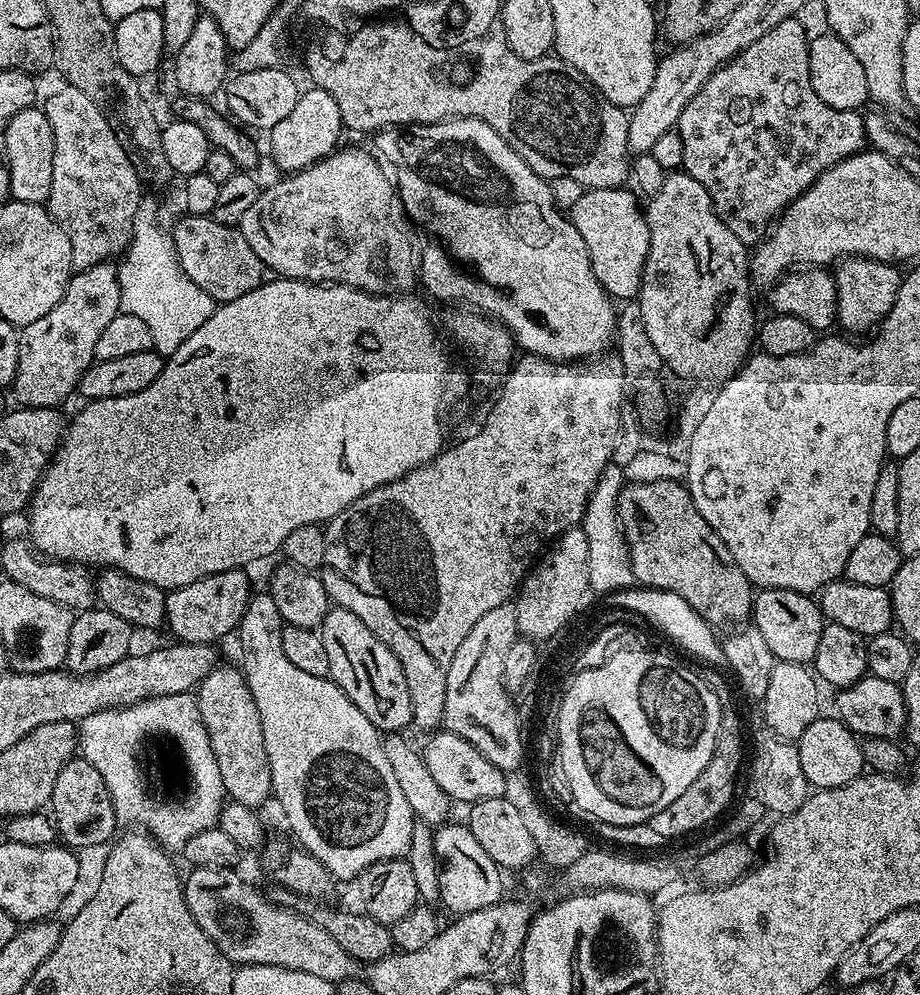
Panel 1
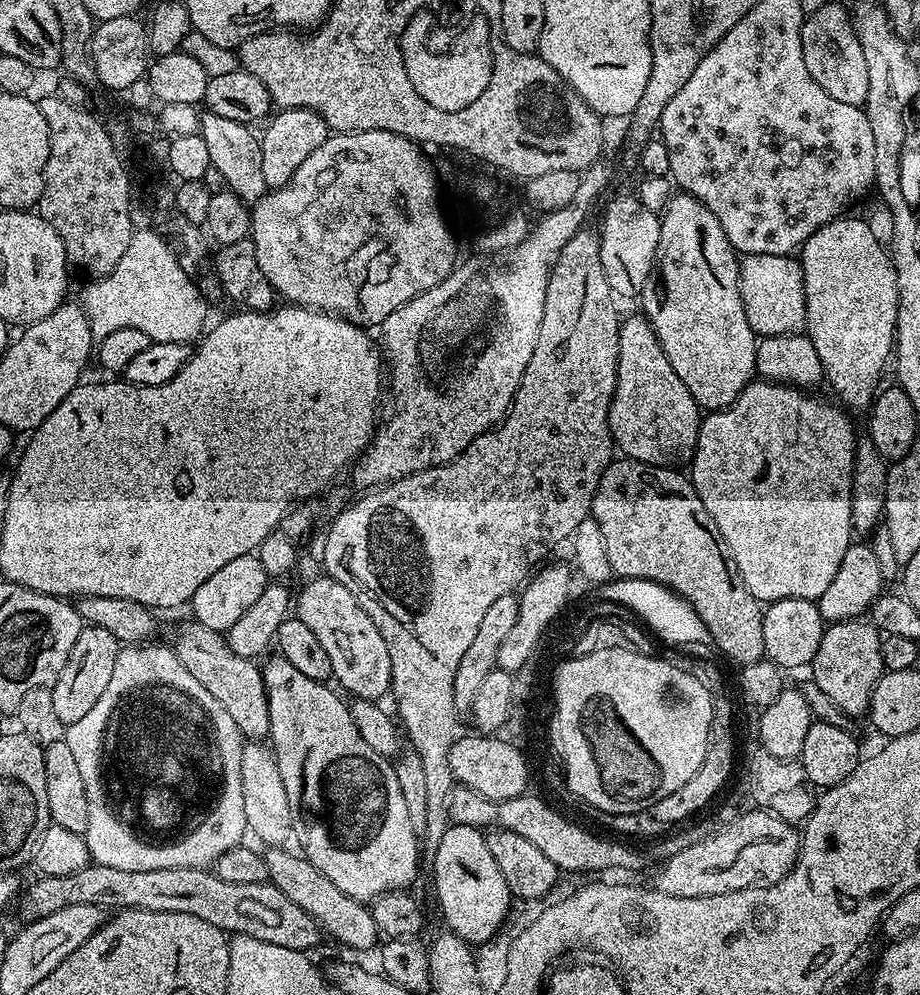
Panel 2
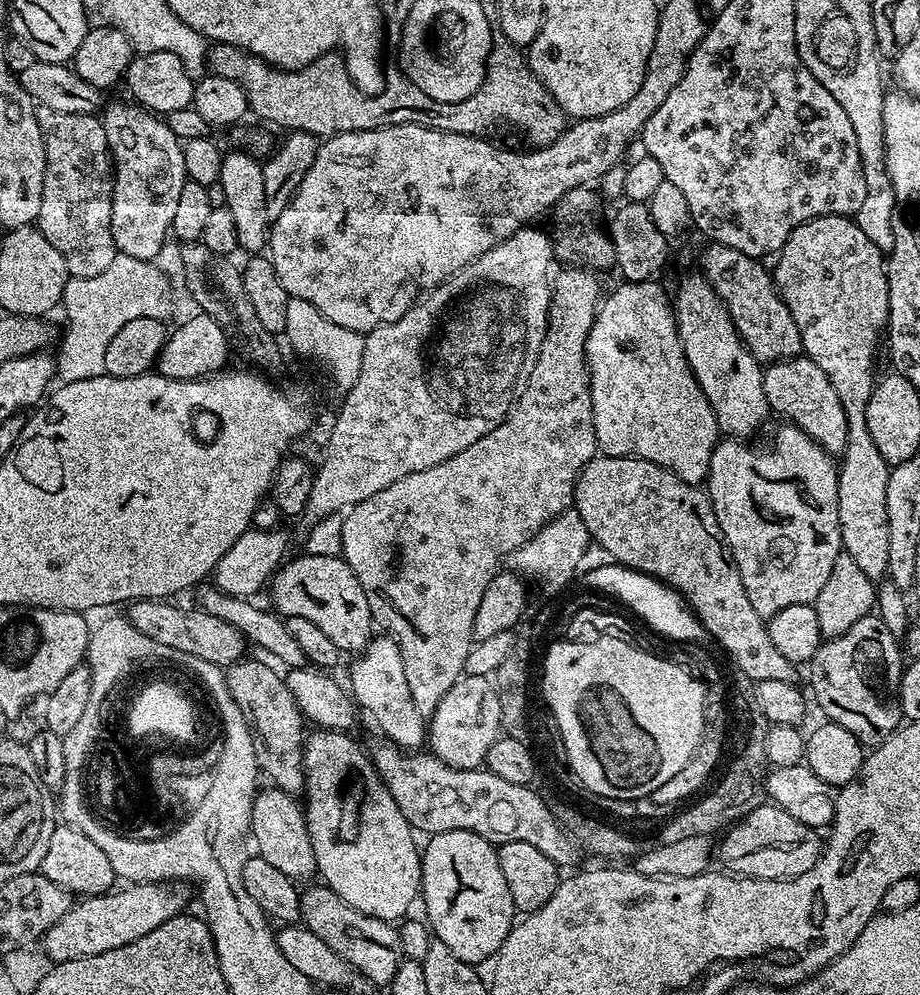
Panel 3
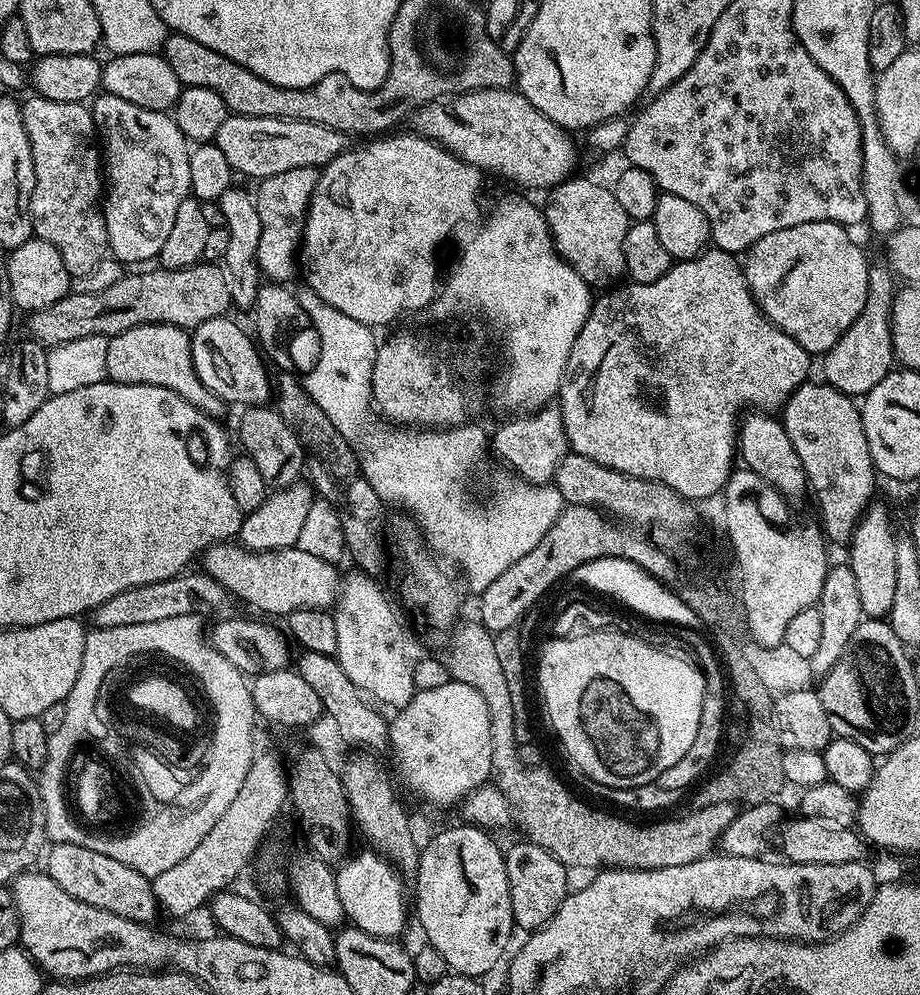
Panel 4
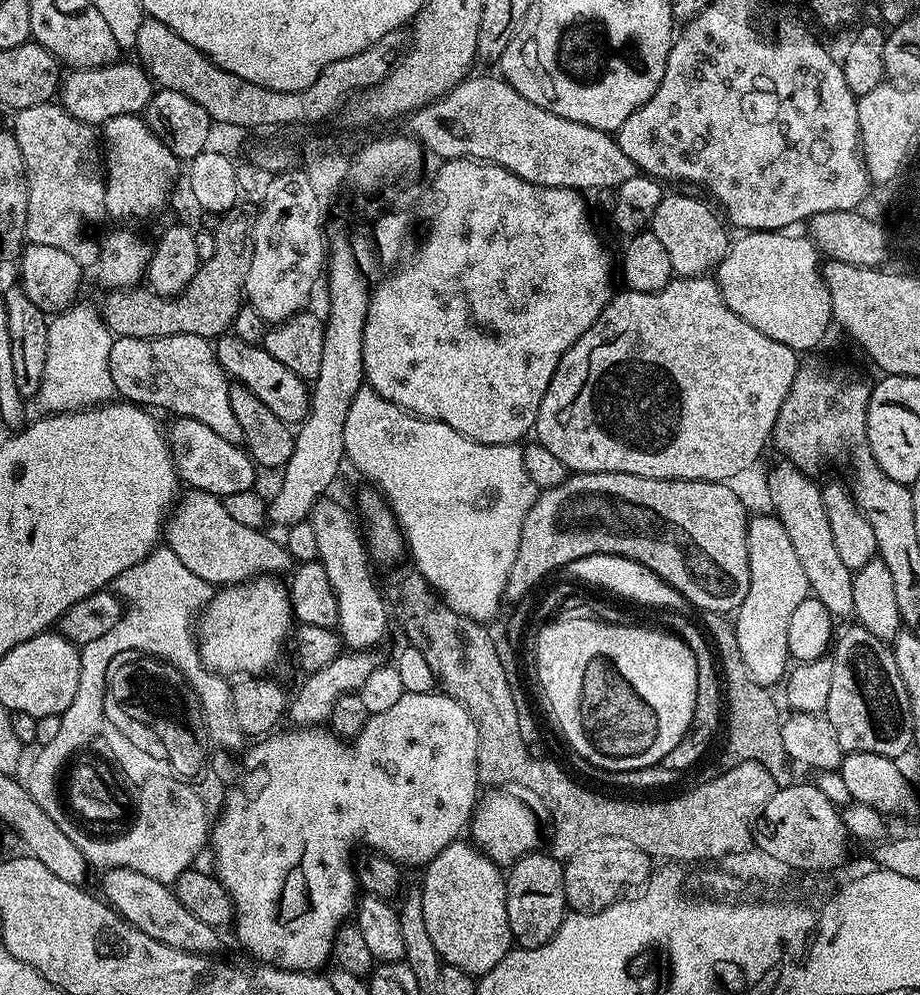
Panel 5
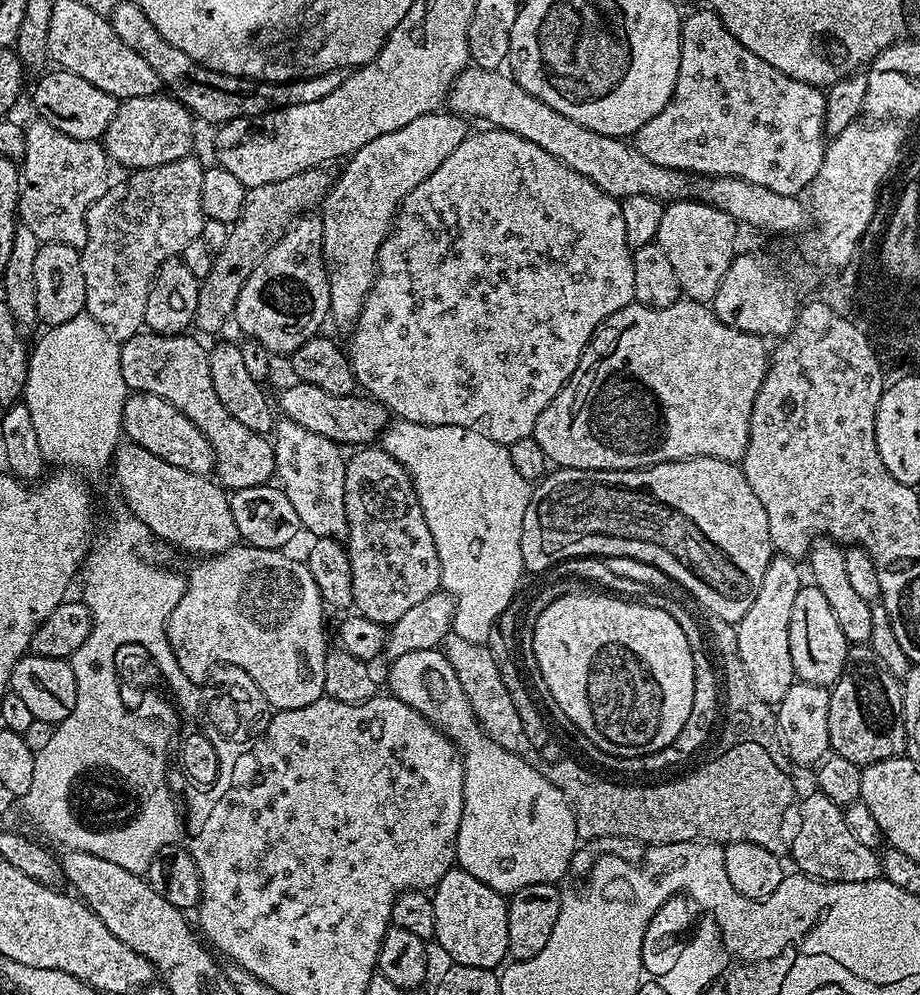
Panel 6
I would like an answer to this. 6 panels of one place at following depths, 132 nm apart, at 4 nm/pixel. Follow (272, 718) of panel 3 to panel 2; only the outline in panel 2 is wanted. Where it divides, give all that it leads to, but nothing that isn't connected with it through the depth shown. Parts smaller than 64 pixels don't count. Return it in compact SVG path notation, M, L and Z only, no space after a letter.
M195 618L180 620L168 632L167 647L178 654L178 662L210 690L218 702L222 702L222 710L227 710L230 718L238 726L241 736L252 742L260 742L268 736L270 726L270 710L266 698L266 686L261 665L256 660L240 657L228 645L221 633L210 630L210 626L202 626Z

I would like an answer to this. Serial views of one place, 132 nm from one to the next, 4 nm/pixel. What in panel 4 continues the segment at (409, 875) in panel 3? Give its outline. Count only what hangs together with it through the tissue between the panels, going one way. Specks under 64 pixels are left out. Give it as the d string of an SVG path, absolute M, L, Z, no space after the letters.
M367 850L349 855L335 869L338 886L338 902L342 902L342 910L350 921L351 927L366 930L366 934L374 934L387 940L397 939L404 928L406 916L410 908L404 905L404 884L401 873L381 853Z

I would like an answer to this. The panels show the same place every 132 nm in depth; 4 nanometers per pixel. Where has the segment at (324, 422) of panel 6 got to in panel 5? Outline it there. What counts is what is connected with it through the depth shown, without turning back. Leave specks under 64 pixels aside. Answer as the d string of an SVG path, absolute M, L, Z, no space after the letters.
M225 334L215 341L216 357L224 371L235 383L246 386L250 394L256 395L273 414L278 414L282 422L290 426L300 426L308 417L310 388L305 381L298 378L282 362L270 358L270 354L258 344L247 344L242 338Z

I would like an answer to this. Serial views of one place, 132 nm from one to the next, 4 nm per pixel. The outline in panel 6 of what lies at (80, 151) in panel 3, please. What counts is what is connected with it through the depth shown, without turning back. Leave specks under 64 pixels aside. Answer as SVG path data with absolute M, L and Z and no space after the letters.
M39 118L33 119L33 121L33 124L29 123L24 130L26 134L26 154L22 161L19 223L29 227L30 231L34 233L34 238L38 238L41 244L65 244L77 250L82 249L86 246L86 214L90 210L90 206L94 206L94 202L98 202L98 198L102 198L102 194L106 194L106 190L110 186L110 179L108 180L108 168L110 169L108 153L105 152L103 143L94 140L83 140L82 138L70 138L70 134L62 134L62 130L54 130L54 126L50 126L50 122Z

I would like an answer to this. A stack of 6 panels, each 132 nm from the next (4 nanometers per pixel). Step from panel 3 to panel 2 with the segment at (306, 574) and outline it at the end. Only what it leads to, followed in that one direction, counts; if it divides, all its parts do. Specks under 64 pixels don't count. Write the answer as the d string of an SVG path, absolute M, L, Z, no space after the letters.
M319 574L300 593L294 596L295 619L306 622L306 626L322 642L326 654L330 654L332 663L332 675L335 683L340 683L350 696L358 700L379 701L380 696L387 697L392 686L392 675L390 674L390 650L386 650L386 642L382 642L382 634L378 634L378 626L370 622L370 611L367 607L360 605L361 597L356 592L346 590L342 582L327 574Z

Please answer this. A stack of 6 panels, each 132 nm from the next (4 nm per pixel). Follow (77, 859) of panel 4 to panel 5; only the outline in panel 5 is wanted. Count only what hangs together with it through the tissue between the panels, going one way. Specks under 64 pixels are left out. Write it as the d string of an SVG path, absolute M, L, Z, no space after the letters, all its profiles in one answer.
M126 867L109 868L101 876L103 878L100 892L103 899L113 911L119 913L140 932L149 934L156 941L174 949L186 950L187 953L219 953L219 931L207 926L206 922L199 921L190 910L182 906L182 902L178 901L175 891L169 885Z

